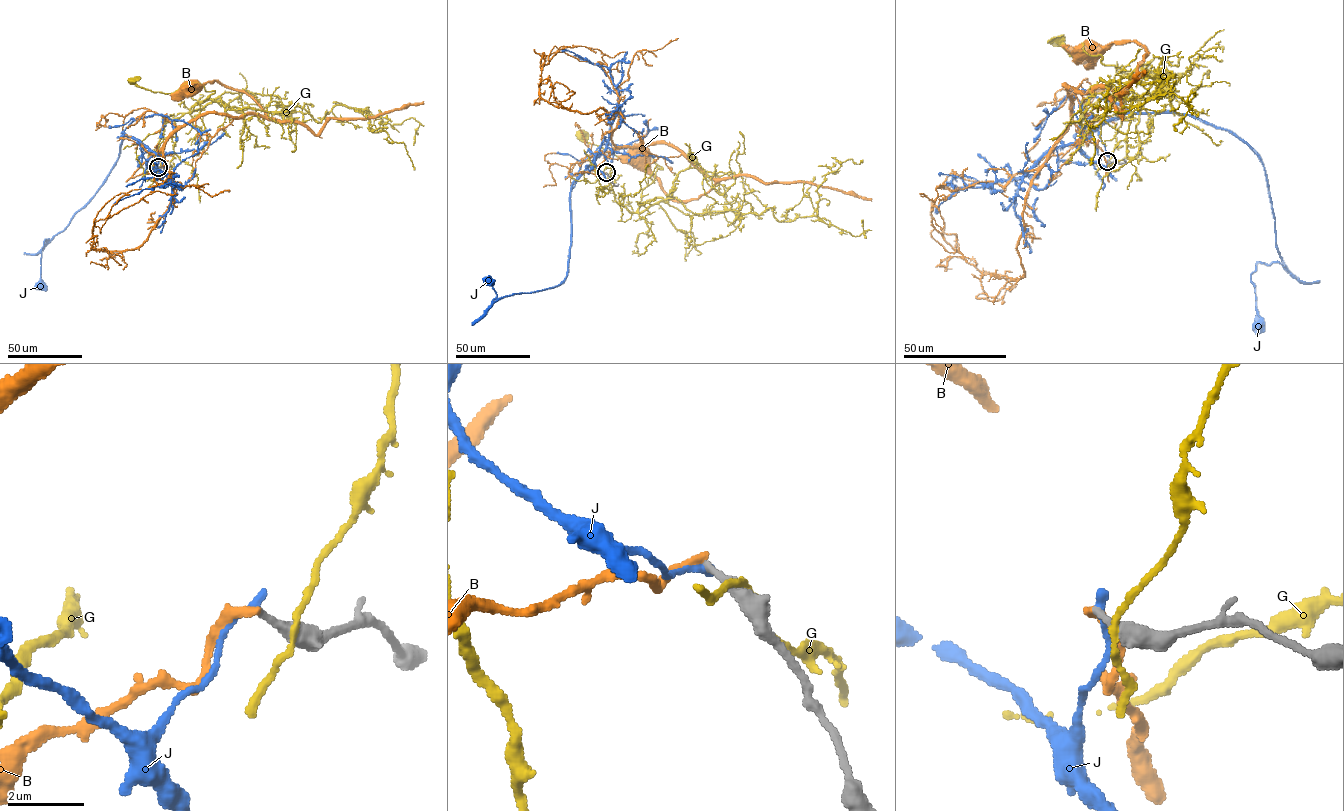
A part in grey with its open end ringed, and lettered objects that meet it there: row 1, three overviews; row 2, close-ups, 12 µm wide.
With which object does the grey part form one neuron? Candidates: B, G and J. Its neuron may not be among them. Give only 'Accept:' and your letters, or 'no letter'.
Accept: no letter

